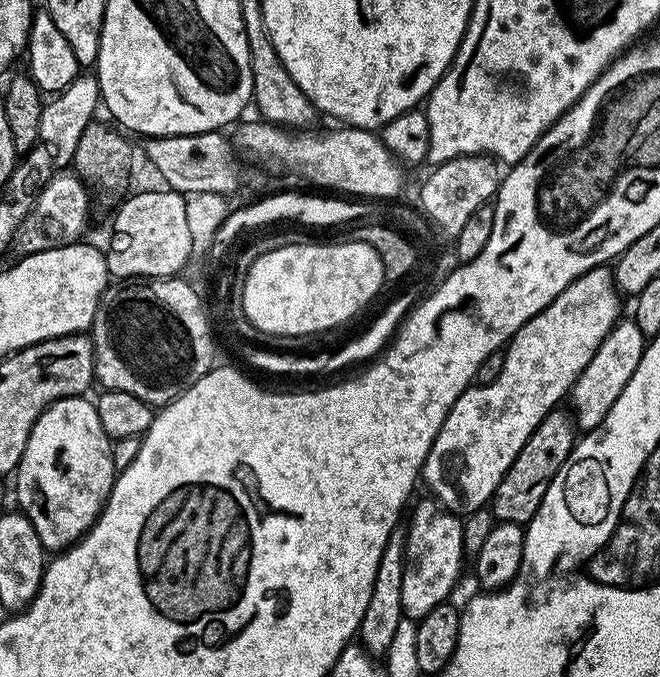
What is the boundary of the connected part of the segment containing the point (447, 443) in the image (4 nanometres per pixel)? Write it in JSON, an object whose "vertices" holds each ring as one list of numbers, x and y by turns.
{"vertices":[[591,268,512,335,504,352,502,374,493,384,476,384,464,391,430,446,422,480,428,483,437,504,450,512,467,514,491,501,498,482,510,470,510,462,526,446,526,438,560,399,571,393,606,334,621,319,620,300,613,269]]}

